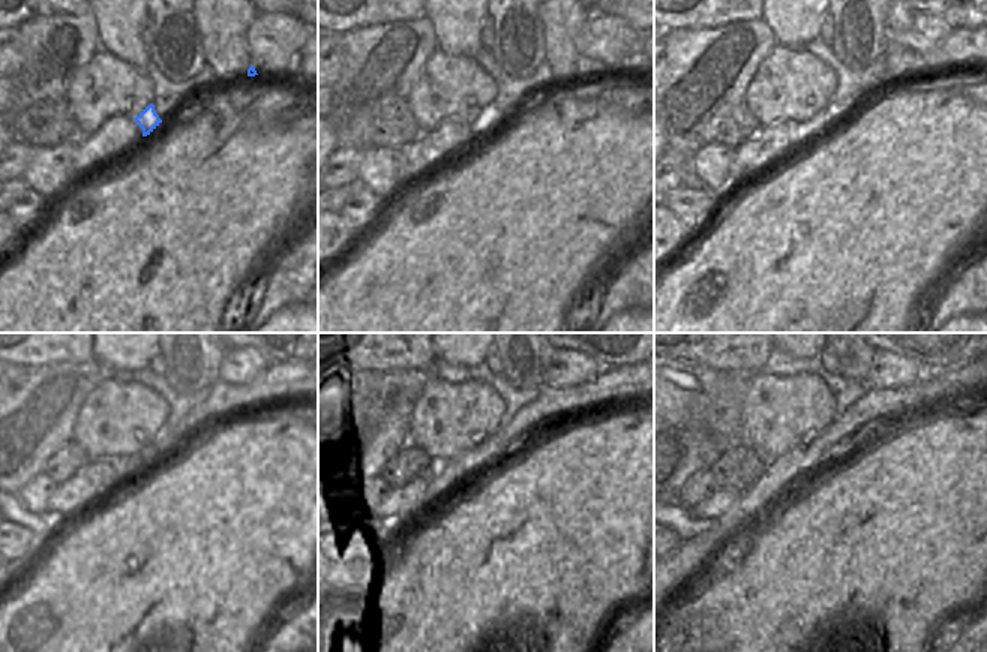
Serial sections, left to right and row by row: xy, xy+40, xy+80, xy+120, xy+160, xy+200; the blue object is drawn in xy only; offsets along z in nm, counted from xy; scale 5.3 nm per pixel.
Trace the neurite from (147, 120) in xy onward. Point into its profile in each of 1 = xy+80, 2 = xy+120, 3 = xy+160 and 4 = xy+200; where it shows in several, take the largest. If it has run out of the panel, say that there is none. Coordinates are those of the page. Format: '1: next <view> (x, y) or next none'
1: next xy+80 (815, 126)
2: next xy+120 (150, 454)
3: next xy+160 (623, 382)
4: next xy+200 (684, 567)

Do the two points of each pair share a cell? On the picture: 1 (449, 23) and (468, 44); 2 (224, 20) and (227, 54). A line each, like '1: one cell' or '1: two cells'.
1: one cell
2: one cell

